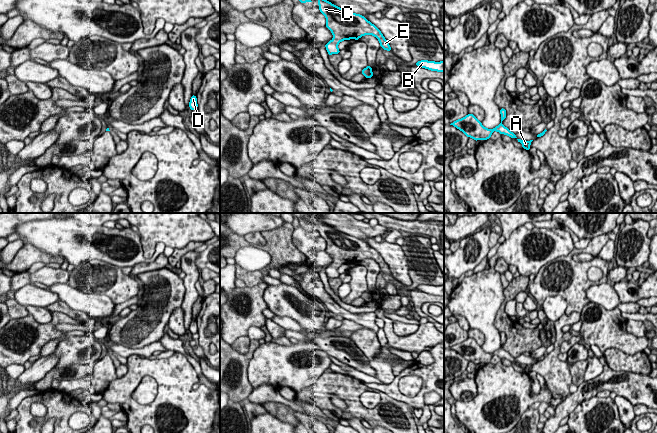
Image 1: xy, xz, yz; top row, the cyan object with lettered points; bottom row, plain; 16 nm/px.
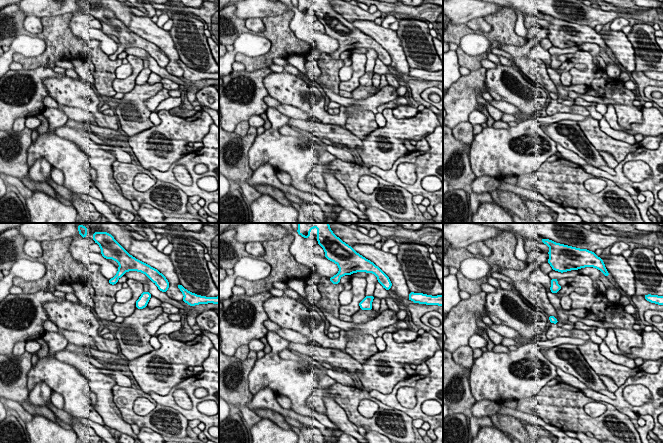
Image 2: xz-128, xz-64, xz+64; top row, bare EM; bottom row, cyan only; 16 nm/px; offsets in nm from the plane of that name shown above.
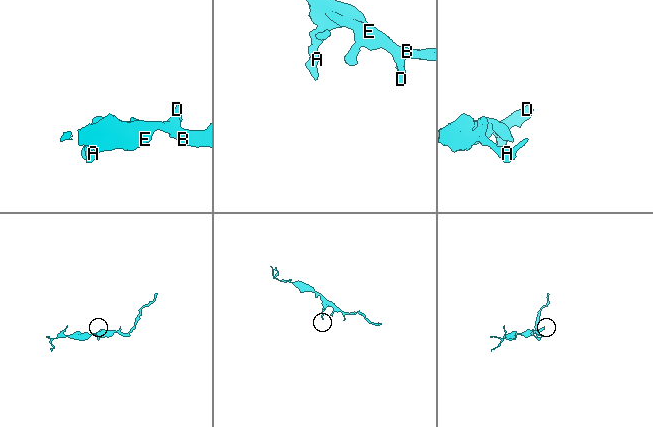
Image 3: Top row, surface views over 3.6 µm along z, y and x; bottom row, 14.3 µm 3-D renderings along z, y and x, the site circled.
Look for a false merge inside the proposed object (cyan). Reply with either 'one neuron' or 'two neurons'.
one neuron

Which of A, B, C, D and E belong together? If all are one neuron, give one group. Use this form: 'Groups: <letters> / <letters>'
Groups: A B C D E

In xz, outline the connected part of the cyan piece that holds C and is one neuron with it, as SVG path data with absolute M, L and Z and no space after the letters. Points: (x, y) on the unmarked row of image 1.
M318 221L318 230L320 231L320 236L326 241L327 253L329 253L333 258L333 263L325 268L328 279L340 277L338 268L341 265L350 263L358 264L364 259L375 260L379 264L381 272L391 275L389 266L385 263L381 255L364 240L342 233L321 221Z

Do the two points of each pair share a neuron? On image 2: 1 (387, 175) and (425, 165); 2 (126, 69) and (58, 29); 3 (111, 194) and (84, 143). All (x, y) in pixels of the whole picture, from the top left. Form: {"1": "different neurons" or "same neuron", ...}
{"1": "same neuron", "2": "different neurons", "3": "same neuron"}

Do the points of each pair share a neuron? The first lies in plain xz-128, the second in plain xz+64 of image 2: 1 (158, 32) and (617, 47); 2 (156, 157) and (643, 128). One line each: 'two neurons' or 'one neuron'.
1: one neuron
2: one neuron

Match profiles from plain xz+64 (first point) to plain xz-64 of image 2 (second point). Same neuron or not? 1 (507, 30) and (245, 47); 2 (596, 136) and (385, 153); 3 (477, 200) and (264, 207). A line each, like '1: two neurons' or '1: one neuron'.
1: two neurons
2: two neurons
3: two neurons

